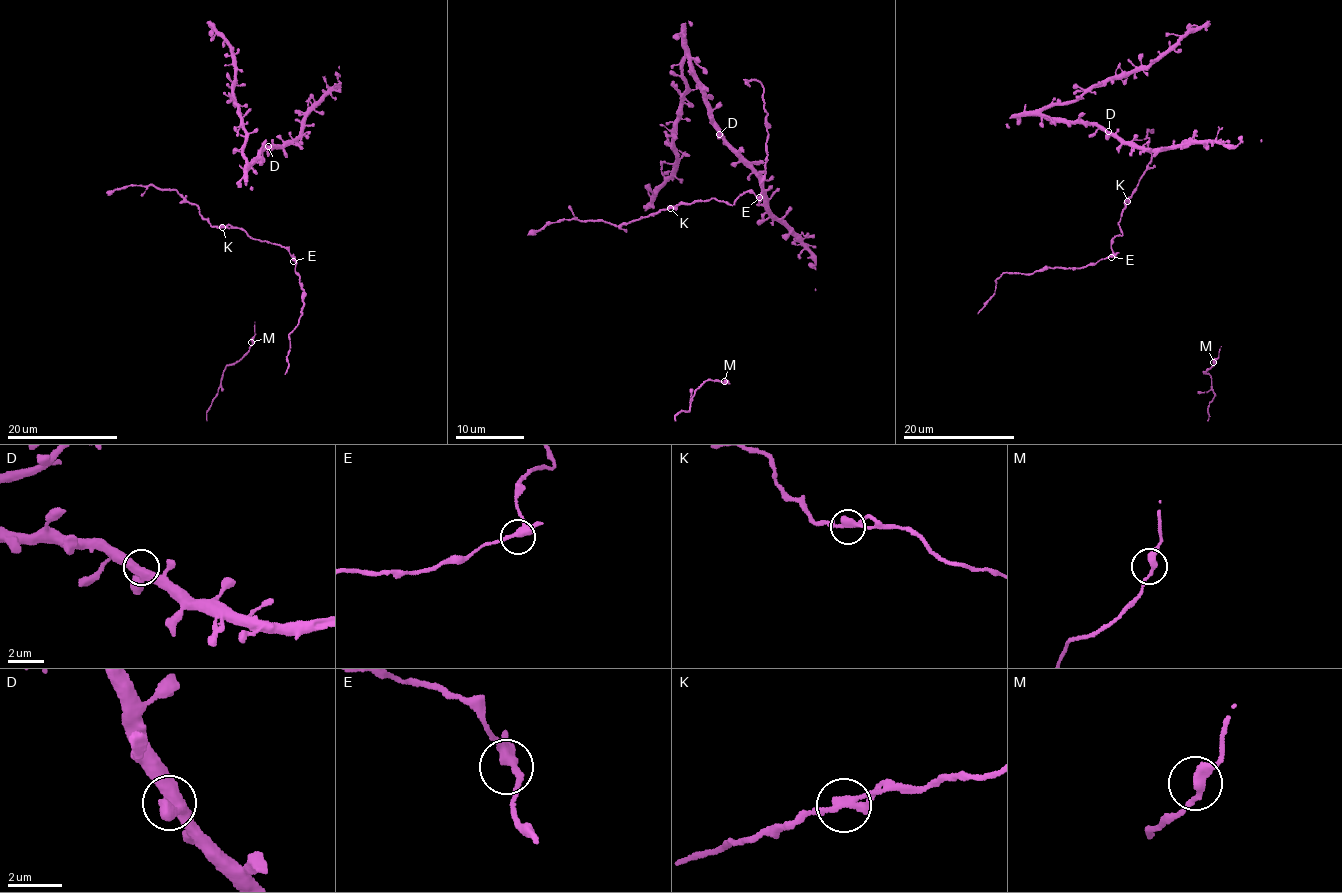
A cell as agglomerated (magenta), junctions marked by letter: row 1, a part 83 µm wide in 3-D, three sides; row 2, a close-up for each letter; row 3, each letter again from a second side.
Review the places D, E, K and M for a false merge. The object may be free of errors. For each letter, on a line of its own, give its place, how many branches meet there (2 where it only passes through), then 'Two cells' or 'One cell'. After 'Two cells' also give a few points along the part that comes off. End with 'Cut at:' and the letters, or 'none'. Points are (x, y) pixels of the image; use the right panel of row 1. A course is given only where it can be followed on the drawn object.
D: Place: (1108, 131). Branches: 3. One cell
E: Place: (1111, 257). Branches: 3. One cell
K: Place: (1127, 201). Branches: 3. One cell
M: Place: (1213, 362). Branches: 2. One cell
Cut at: none

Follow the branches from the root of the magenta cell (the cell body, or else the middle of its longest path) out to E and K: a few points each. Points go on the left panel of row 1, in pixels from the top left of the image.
E: (243, 228), (254, 239), (284, 247), (293, 261)
K: (243, 228), (222, 228)

